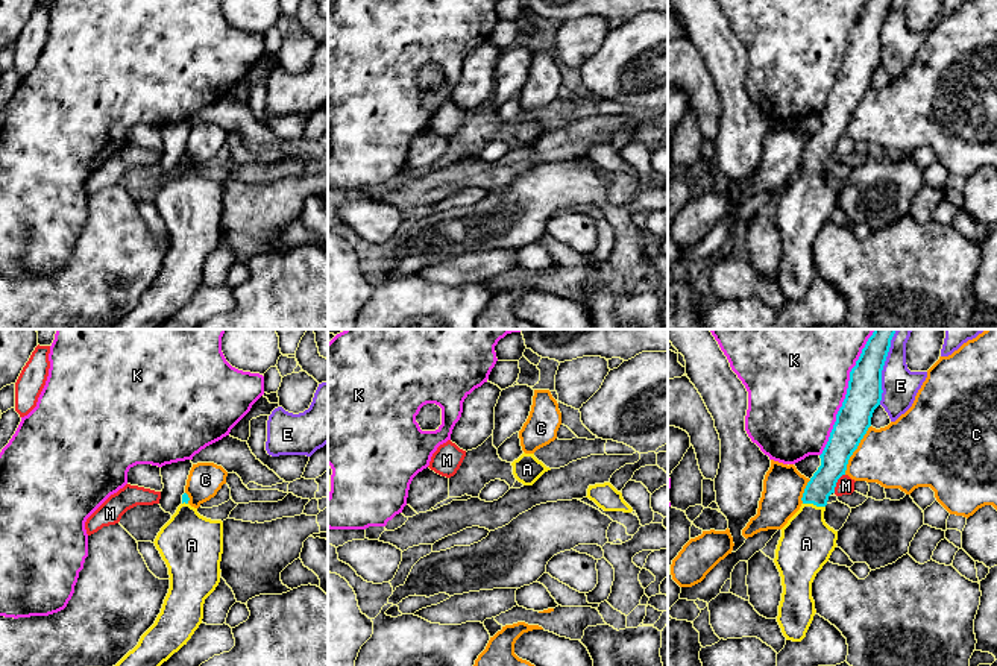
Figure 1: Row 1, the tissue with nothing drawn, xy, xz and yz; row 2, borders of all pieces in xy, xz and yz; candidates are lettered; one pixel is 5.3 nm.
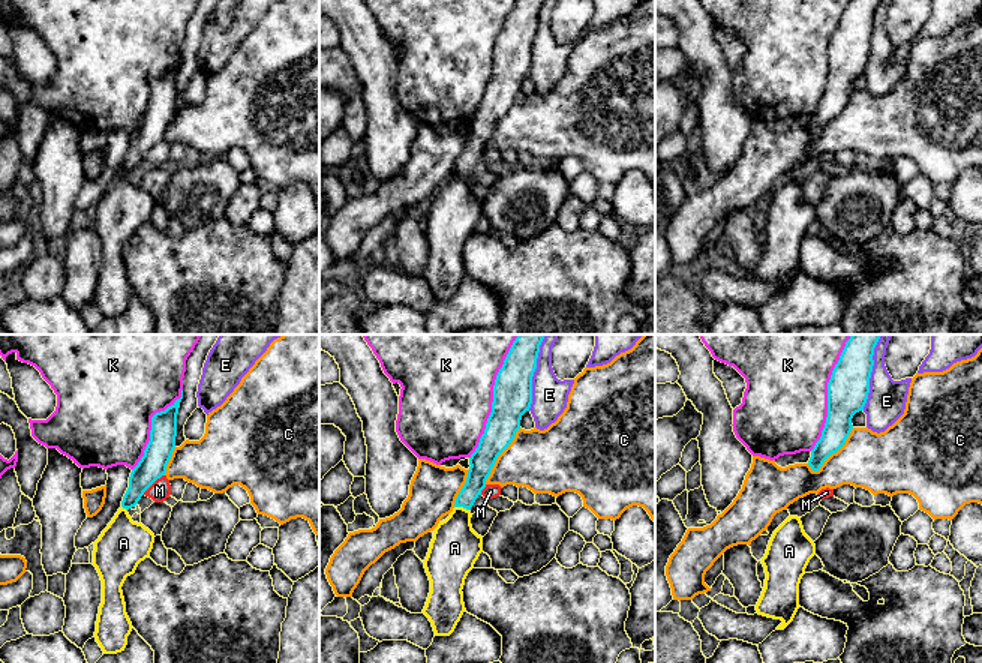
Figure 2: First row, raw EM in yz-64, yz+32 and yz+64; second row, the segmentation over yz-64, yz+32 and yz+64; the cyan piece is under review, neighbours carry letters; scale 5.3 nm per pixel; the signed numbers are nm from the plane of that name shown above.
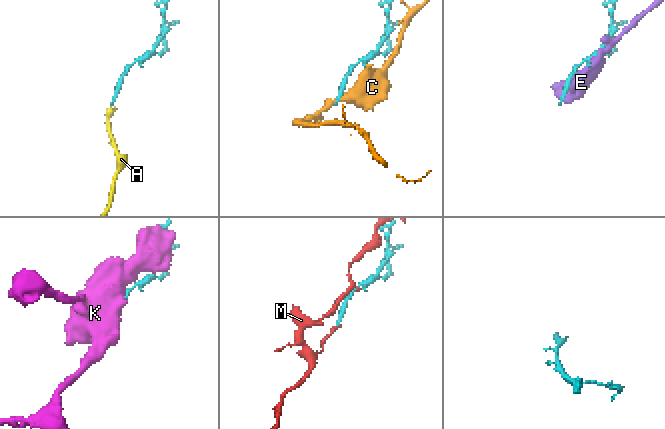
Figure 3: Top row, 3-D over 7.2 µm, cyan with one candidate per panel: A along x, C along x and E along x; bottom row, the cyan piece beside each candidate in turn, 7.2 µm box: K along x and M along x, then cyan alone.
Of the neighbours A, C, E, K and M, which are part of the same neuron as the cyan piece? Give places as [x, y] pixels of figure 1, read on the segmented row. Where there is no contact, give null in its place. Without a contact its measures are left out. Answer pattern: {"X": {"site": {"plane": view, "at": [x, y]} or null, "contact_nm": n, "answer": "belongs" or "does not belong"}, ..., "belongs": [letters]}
{"A": {"site": {"plane": "yz", "at": [814, 504]}, "contact_nm": 120, "answer": "belongs"}, "C": {"site": {"plane": "yz", "at": [856, 448]}, "contact_nm": 300, "answer": "does not belong"}, "E": {"site": {"plane": "yz", "at": [882, 367]}, "contact_nm": 420, "answer": "does not belong"}, "K": {"site": {"plane": "yz", "at": [847, 393]}, "contact_nm": 750, "answer": "does not belong"}, "M": {"site": {"plane": "yz", "at": [836, 481]}, "contact_nm": 120, "answer": "does not belong"}, "belongs": ["A"]}

